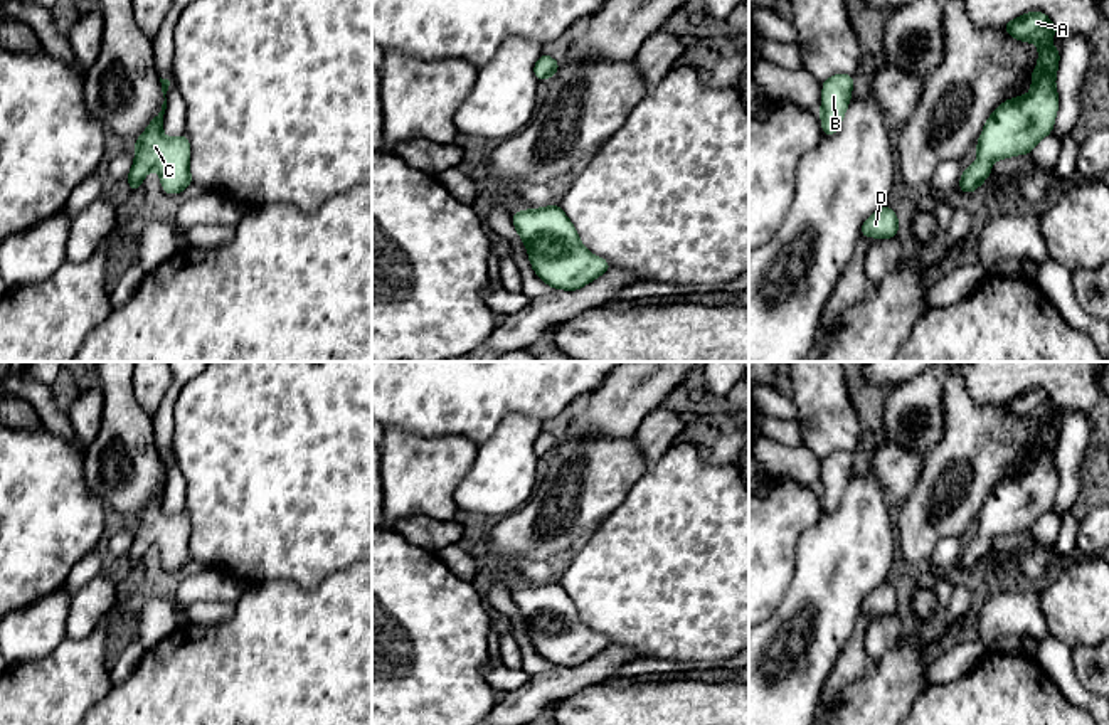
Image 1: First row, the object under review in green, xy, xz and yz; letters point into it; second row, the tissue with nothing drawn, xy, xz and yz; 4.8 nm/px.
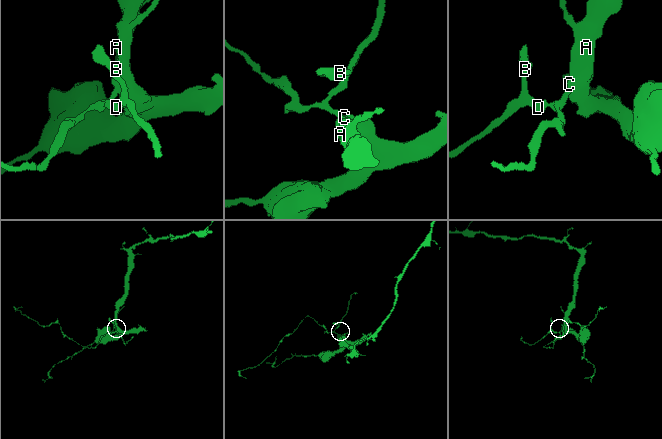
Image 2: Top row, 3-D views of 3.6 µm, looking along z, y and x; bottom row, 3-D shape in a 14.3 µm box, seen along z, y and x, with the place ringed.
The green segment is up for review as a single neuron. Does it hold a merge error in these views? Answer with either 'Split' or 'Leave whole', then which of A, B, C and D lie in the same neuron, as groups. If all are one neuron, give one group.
Leave whole. Groups: A B C D

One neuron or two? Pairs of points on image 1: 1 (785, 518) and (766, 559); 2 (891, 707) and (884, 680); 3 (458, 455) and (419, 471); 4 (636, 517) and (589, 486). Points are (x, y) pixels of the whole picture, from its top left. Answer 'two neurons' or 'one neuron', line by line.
1: one neuron
2: one neuron
3: one neuron
4: two neurons

